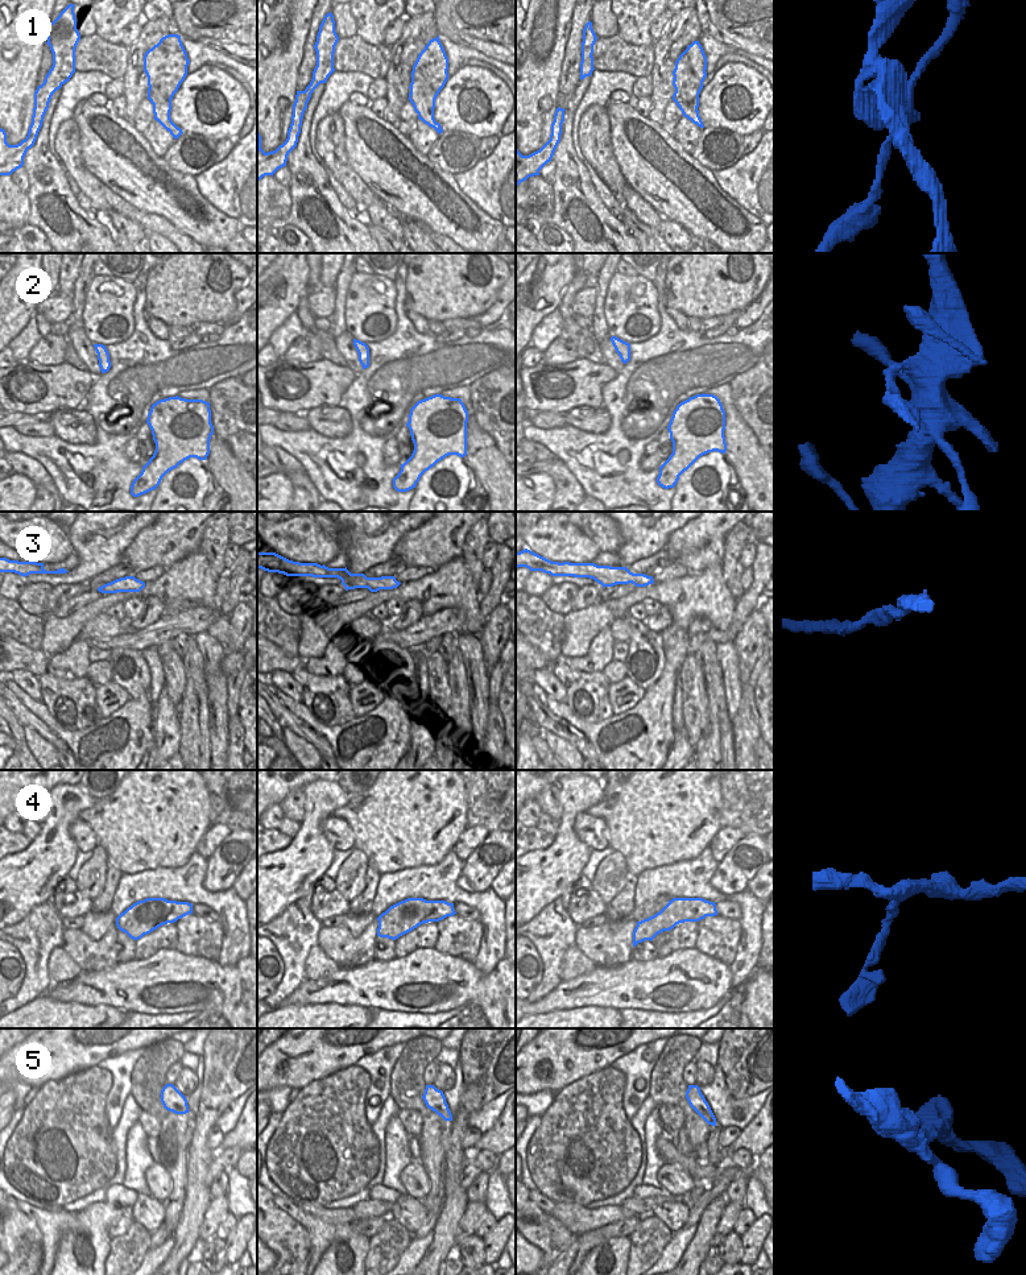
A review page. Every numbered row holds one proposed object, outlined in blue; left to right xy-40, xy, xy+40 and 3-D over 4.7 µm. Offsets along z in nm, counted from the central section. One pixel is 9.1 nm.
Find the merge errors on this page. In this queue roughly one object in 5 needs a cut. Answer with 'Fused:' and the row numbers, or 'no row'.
Fused: 1.

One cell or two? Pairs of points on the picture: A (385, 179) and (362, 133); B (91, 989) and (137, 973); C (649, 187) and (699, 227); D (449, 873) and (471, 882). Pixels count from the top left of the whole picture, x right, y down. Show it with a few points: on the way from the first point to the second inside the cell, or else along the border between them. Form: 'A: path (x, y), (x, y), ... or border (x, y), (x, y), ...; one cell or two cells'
A: path (385, 168), (385, 164), (372, 145); one cell
B: path (103, 986), (125, 985); one cell
C: path (661, 189), (687, 215); one cell
D: border (462, 861), (456, 884), (468, 891), (484, 891); two cells

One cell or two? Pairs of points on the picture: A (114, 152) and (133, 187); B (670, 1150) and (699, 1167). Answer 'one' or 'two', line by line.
A: one
B: one

